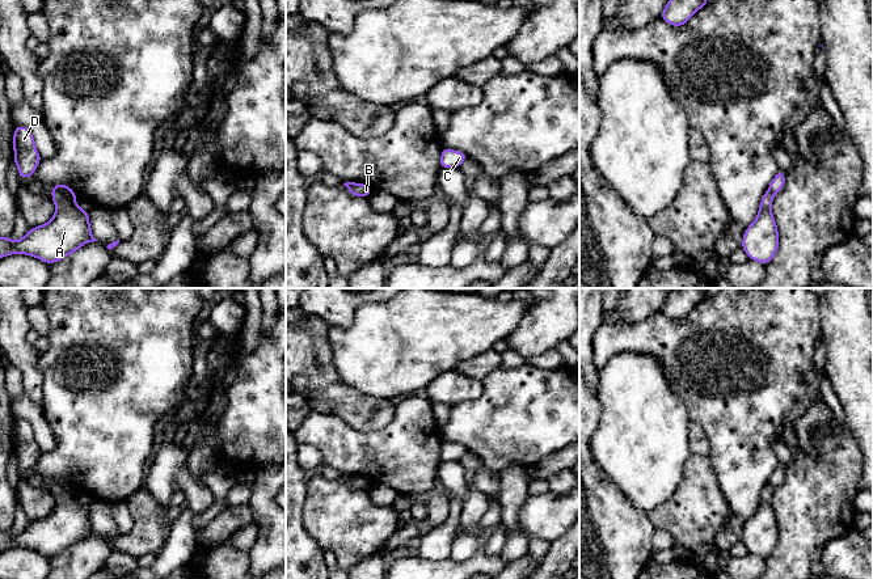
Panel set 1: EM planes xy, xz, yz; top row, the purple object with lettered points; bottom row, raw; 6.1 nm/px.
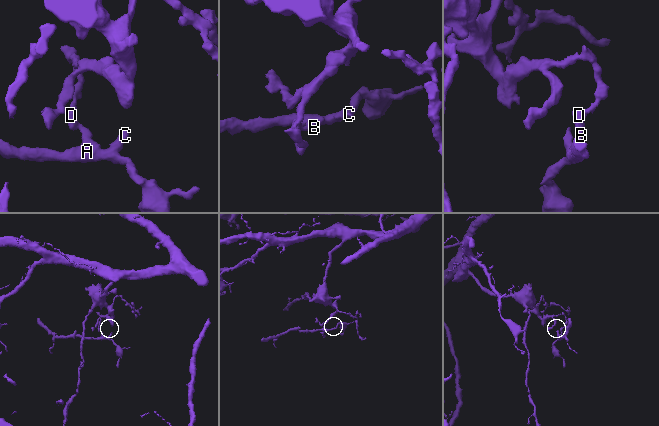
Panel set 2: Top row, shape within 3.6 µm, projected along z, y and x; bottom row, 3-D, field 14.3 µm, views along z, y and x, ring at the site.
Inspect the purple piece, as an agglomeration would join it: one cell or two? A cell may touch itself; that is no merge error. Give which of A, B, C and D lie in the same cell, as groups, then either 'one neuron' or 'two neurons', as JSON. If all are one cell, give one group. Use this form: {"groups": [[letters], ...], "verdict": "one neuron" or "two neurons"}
{"groups": [["A", "C"], ["B", "D"]], "verdict": "two neurons"}

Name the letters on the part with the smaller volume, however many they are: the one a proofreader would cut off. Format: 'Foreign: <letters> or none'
Foreign: A, C

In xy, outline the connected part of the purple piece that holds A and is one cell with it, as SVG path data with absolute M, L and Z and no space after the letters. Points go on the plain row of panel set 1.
M51 485L56 499L54 510L42 519L29 523L18 534L0 531L0 551L26 548L48 558L77 545L87 536L97 534L90 524L89 506L58 485Z

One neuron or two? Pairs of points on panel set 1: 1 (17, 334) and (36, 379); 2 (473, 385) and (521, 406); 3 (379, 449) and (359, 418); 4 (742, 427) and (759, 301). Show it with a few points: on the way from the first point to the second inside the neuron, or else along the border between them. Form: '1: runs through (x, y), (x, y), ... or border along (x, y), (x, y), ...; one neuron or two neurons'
1: runs through (17, 345), (29, 368); one neuron
2: border along (483, 381), (483, 392), (476, 398), (455, 404); two neurons
3: border along (393, 414), (368, 431), (340, 417); two neurons
4: runs through (742, 394), (743, 359), (755, 351), (756, 334); one neuron

